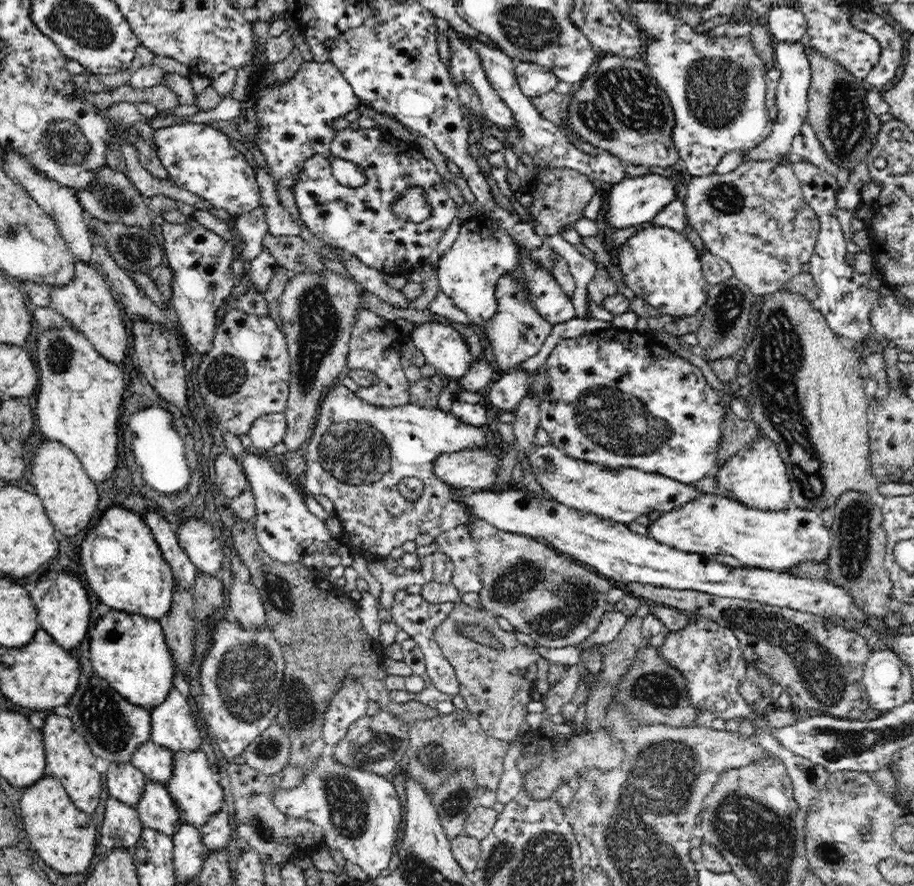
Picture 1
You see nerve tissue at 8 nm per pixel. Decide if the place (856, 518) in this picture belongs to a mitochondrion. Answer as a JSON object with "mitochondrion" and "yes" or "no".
{"mitochondrion":"yes"}

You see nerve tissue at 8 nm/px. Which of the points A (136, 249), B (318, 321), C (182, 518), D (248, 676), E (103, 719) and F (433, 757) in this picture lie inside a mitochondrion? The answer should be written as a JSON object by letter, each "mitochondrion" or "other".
{"A":"mitochondrion","B":"mitochondrion","C":"other","D":"mitochondrion","E":"mitochondrion","F":"mitochondrion"}

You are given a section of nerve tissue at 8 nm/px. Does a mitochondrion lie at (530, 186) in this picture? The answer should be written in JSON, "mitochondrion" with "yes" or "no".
{"mitochondrion":"no"}

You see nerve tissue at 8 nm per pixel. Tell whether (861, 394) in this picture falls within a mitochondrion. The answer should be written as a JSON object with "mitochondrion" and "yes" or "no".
{"mitochondrion":"no"}

